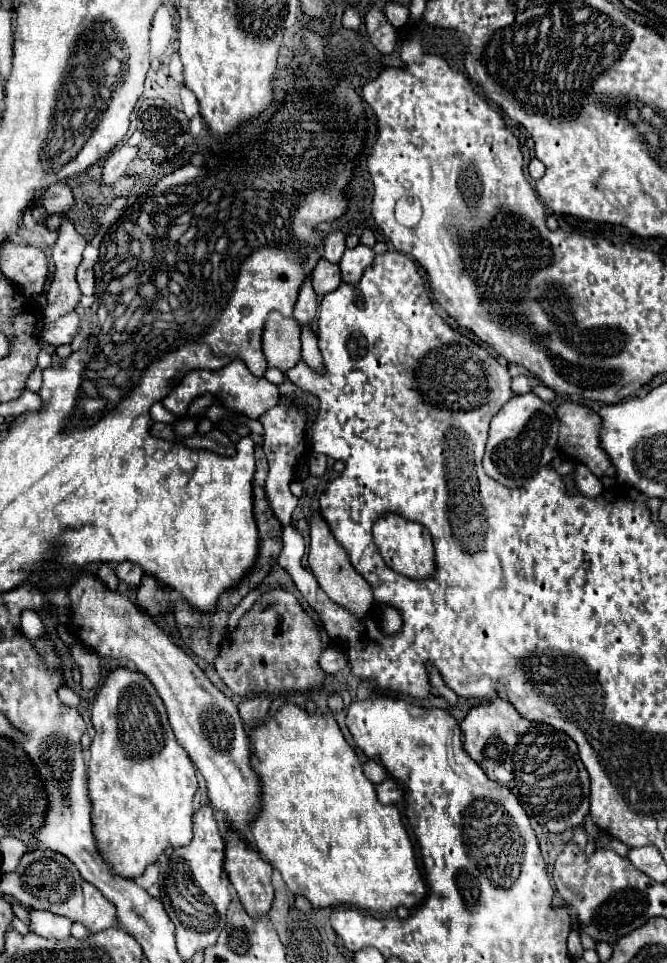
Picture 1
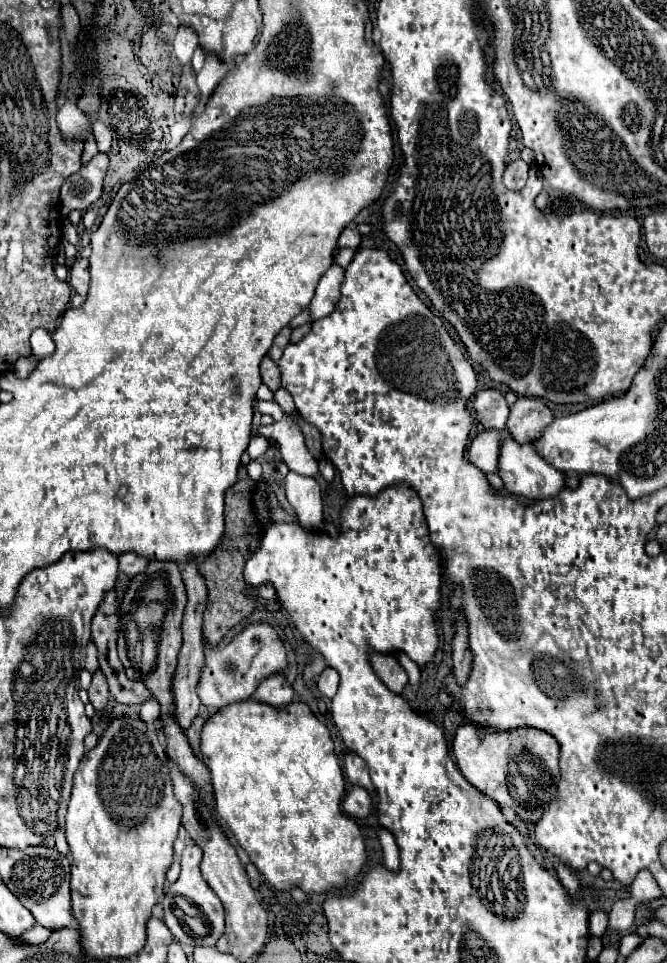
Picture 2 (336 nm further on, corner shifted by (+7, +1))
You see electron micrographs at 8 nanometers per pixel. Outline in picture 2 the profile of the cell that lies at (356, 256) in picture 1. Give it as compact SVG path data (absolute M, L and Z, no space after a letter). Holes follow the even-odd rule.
M332 263L330 269L322 275L314 299L310 303L312 319L322 319L324 315L332 313L332 309L336 309L336 303L340 301L342 279L344 279L344 269L338 263Z

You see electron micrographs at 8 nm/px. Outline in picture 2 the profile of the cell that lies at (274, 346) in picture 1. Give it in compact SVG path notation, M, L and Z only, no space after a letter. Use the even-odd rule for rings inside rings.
M266 355L262 359L260 375L262 375L262 383L266 383L272 391L276 391L280 387L280 367L274 359L270 359L270 355Z

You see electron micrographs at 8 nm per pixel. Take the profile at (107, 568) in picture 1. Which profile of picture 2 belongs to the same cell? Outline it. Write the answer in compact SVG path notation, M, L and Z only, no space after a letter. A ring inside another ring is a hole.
M90 641L88 647L86 647L86 669L90 673L94 673L98 669L98 651L96 651L94 641Z

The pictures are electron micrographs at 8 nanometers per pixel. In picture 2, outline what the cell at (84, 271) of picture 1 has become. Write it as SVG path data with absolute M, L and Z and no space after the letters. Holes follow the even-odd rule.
M76 257L72 267L70 267L70 279L68 283L72 285L72 289L80 295L86 297L88 293L88 285L90 285L90 273L88 273L88 259L86 257Z

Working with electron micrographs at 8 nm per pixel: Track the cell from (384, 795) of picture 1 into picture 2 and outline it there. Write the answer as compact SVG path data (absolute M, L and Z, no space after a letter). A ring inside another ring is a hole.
M350 787L344 797L344 813L350 817L366 817L372 811L372 797L364 787Z

